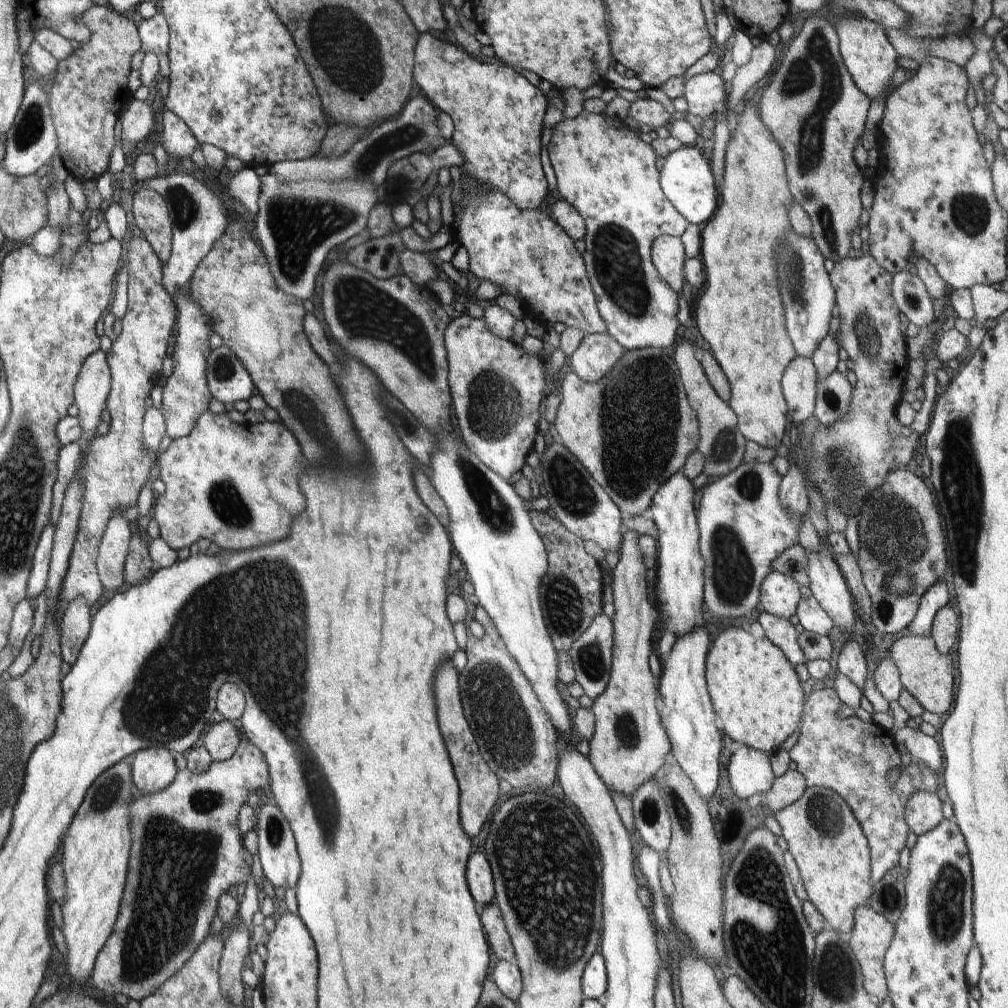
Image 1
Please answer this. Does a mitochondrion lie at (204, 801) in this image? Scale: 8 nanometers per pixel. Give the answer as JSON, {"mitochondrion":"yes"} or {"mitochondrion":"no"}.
{"mitochondrion":"yes"}

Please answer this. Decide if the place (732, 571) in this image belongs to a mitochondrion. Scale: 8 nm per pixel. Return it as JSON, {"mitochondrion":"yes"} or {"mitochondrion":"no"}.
{"mitochondrion":"yes"}

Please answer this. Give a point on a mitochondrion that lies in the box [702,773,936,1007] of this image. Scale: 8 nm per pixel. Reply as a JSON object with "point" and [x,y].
{"point":[835,975]}

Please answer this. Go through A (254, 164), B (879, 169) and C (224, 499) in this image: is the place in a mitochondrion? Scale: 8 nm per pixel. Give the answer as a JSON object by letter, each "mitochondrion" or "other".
{"A":"other","B":"other","C":"mitochondrion"}

